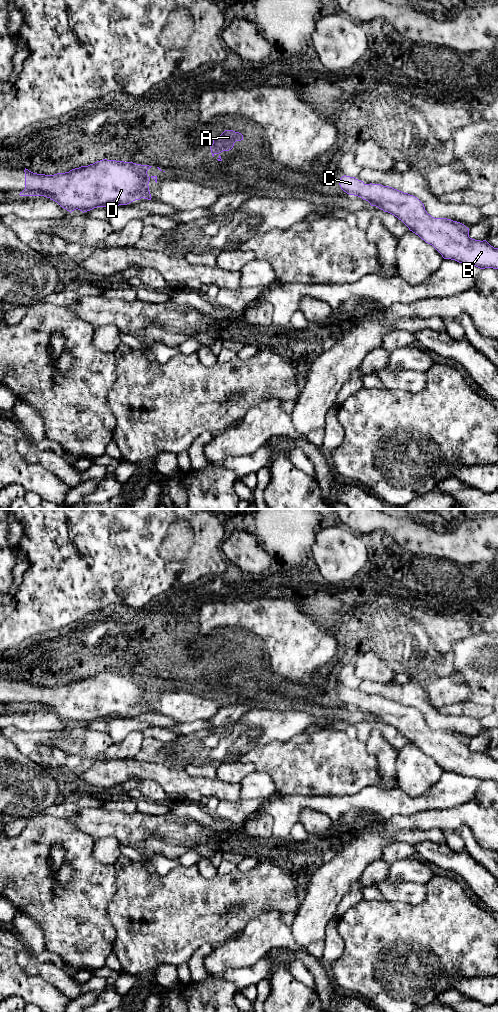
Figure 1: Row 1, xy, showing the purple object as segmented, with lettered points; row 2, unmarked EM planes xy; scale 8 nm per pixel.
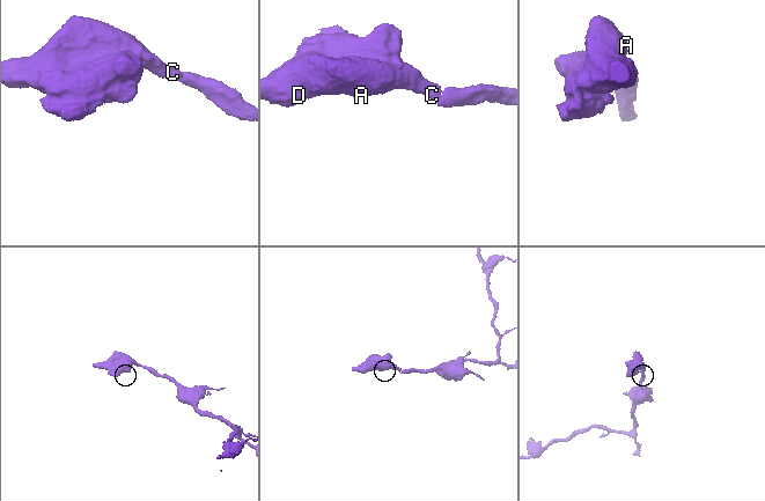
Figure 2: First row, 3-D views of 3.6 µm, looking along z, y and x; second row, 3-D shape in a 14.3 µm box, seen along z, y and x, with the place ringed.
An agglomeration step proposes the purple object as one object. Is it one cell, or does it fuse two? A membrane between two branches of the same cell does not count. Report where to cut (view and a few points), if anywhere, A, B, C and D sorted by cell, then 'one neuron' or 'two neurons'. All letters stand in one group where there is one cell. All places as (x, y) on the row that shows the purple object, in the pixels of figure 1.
no cut | A B C D | one neuron

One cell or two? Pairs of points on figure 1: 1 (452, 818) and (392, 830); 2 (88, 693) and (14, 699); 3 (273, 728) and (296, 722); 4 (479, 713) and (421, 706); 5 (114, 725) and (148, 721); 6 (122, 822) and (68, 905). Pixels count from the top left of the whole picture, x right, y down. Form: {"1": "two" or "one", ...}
{"1": "one", "2": "one", "3": "one", "4": "two", "5": "one", "6": "two"}

